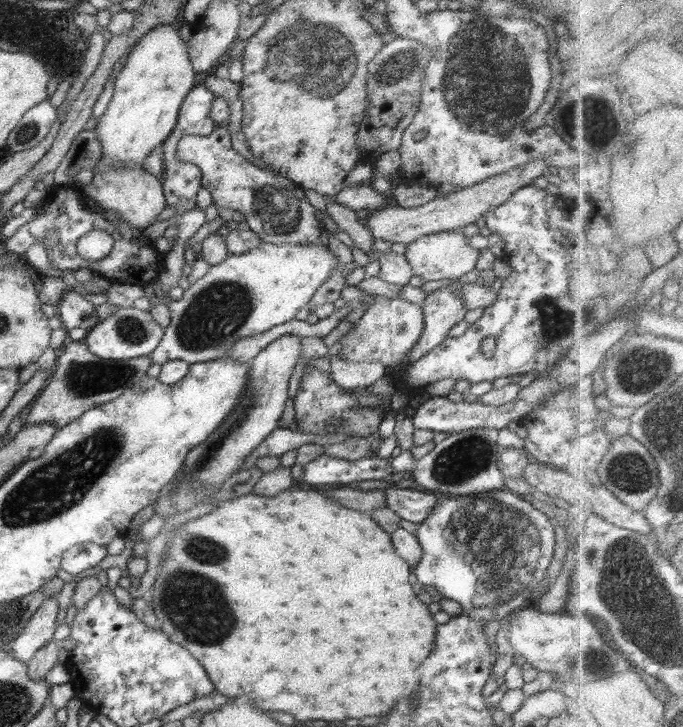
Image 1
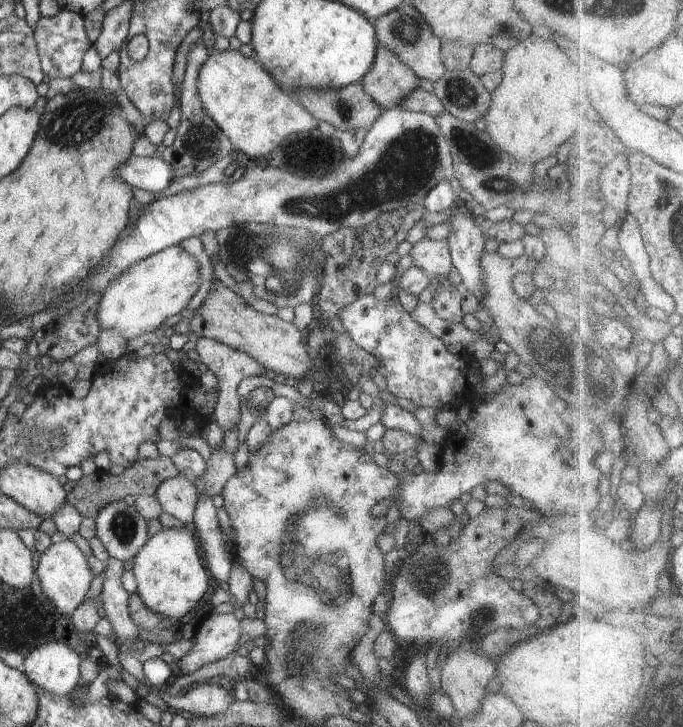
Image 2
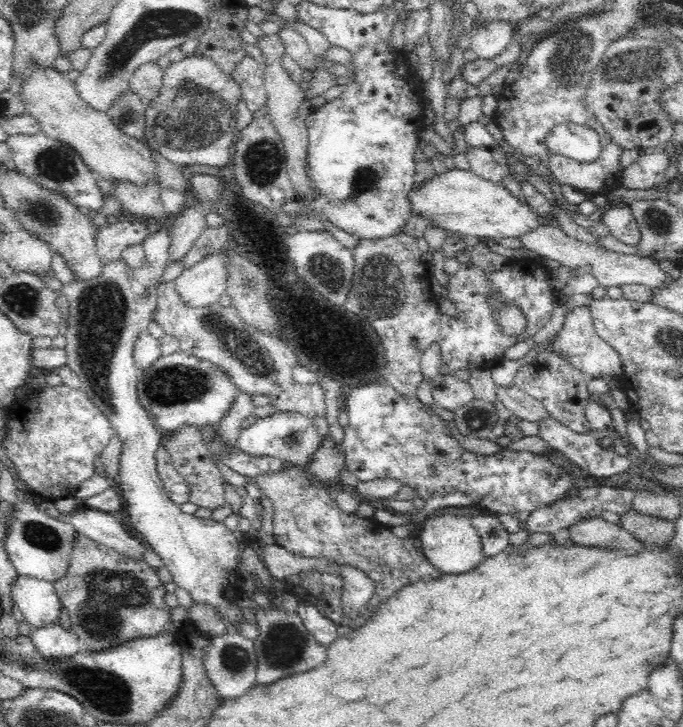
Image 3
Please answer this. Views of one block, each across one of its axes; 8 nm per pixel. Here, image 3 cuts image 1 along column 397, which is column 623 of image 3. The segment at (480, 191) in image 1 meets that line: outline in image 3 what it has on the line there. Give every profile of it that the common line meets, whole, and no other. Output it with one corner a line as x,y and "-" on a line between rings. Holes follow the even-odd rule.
628,205
608,206
601,221
609,229
610,235
630,246
637,246
641,236
640,229

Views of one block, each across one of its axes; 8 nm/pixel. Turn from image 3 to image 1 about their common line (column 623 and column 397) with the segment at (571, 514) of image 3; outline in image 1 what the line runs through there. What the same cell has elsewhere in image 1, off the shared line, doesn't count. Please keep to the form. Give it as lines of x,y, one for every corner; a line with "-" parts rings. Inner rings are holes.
388,487
384,490
384,496
386,496
386,507
394,510
400,518
417,525
426,520
434,505
438,503
435,493
418,491
410,487
404,489

